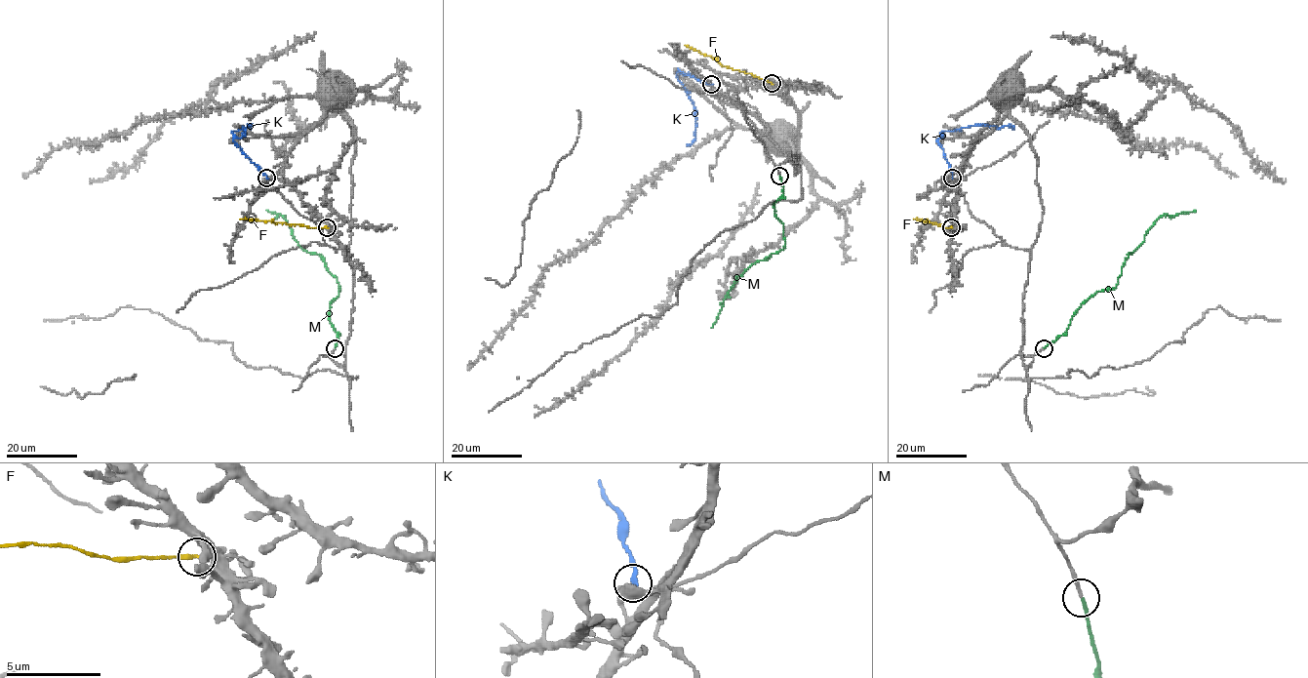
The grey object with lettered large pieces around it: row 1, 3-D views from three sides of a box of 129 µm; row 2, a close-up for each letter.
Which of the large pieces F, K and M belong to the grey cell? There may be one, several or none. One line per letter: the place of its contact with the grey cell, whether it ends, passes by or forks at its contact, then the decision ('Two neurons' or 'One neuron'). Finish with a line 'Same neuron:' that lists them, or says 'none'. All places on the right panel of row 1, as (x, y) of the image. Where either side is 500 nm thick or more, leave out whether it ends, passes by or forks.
F: Touches grey at (951, 227). It ends there. Two neurons
K: Touches grey at (952, 178). It ends there. Two neurons
M: Touches grey at (1044, 348). It ends there. One neuron
Same neuron: M

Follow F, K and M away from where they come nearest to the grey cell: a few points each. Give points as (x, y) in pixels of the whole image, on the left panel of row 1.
F: (327, 227), (240, 219)
K: (265, 178), (234, 141), (231, 132), (241, 129)
M: (335, 348), (338, 335), (330, 314), (339, 290), (337, 279), (320, 256), (303, 250), (284, 217), (266, 211)

